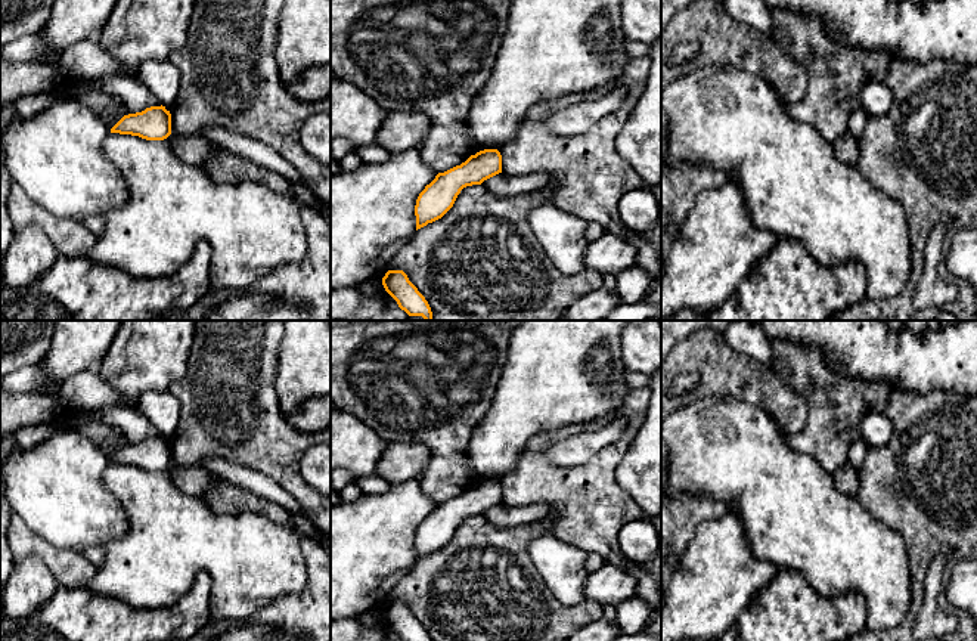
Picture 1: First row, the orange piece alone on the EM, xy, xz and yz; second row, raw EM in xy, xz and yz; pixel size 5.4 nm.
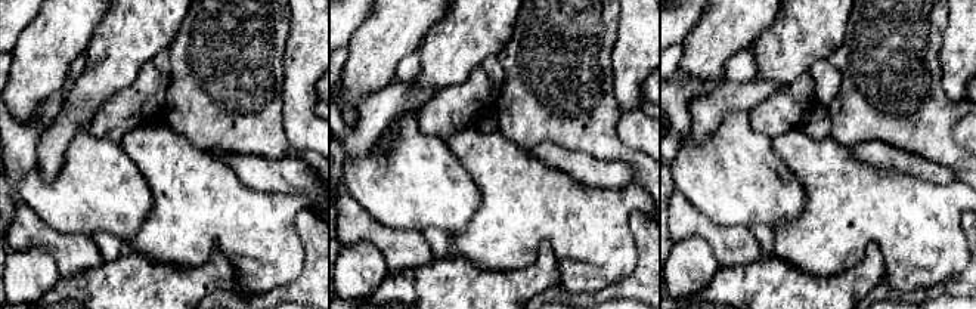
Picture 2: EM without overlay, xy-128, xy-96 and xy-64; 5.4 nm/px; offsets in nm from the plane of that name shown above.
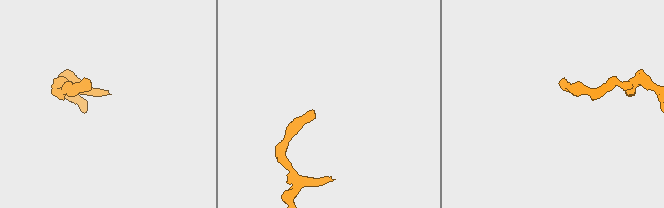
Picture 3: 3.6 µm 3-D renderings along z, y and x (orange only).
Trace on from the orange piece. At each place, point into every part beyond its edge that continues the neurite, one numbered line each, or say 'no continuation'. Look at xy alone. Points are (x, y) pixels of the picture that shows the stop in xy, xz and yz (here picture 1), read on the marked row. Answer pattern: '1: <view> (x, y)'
no continuation

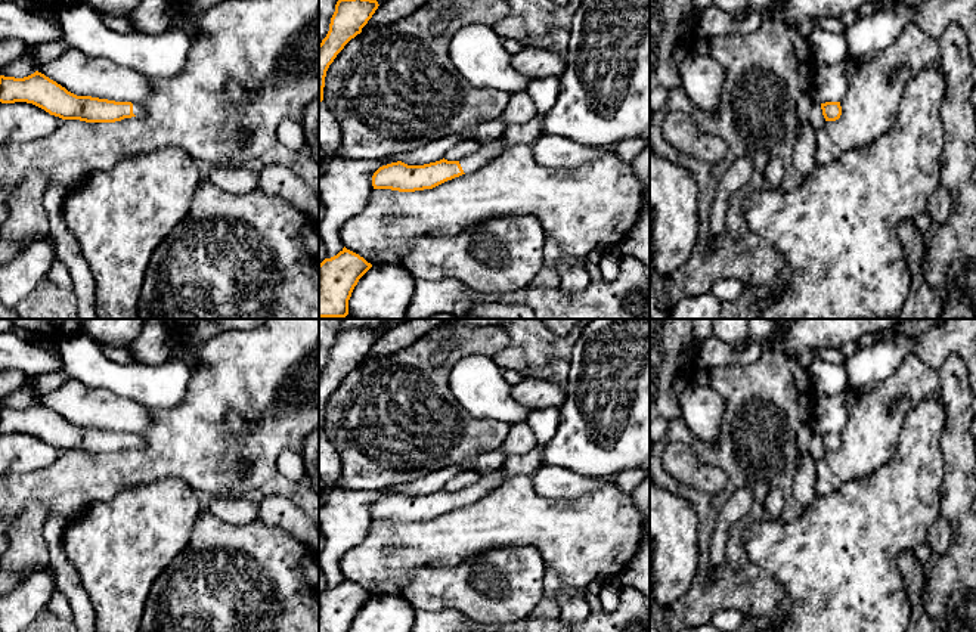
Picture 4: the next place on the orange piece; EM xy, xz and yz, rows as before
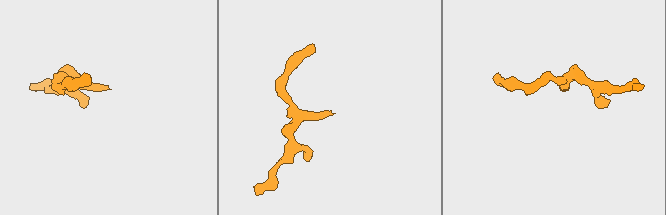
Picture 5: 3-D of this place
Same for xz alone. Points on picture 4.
1: xz (486, 152)

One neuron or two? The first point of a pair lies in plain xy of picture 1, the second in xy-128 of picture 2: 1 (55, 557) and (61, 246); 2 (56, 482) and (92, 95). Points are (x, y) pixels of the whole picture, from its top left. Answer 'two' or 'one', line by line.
1: one
2: two

